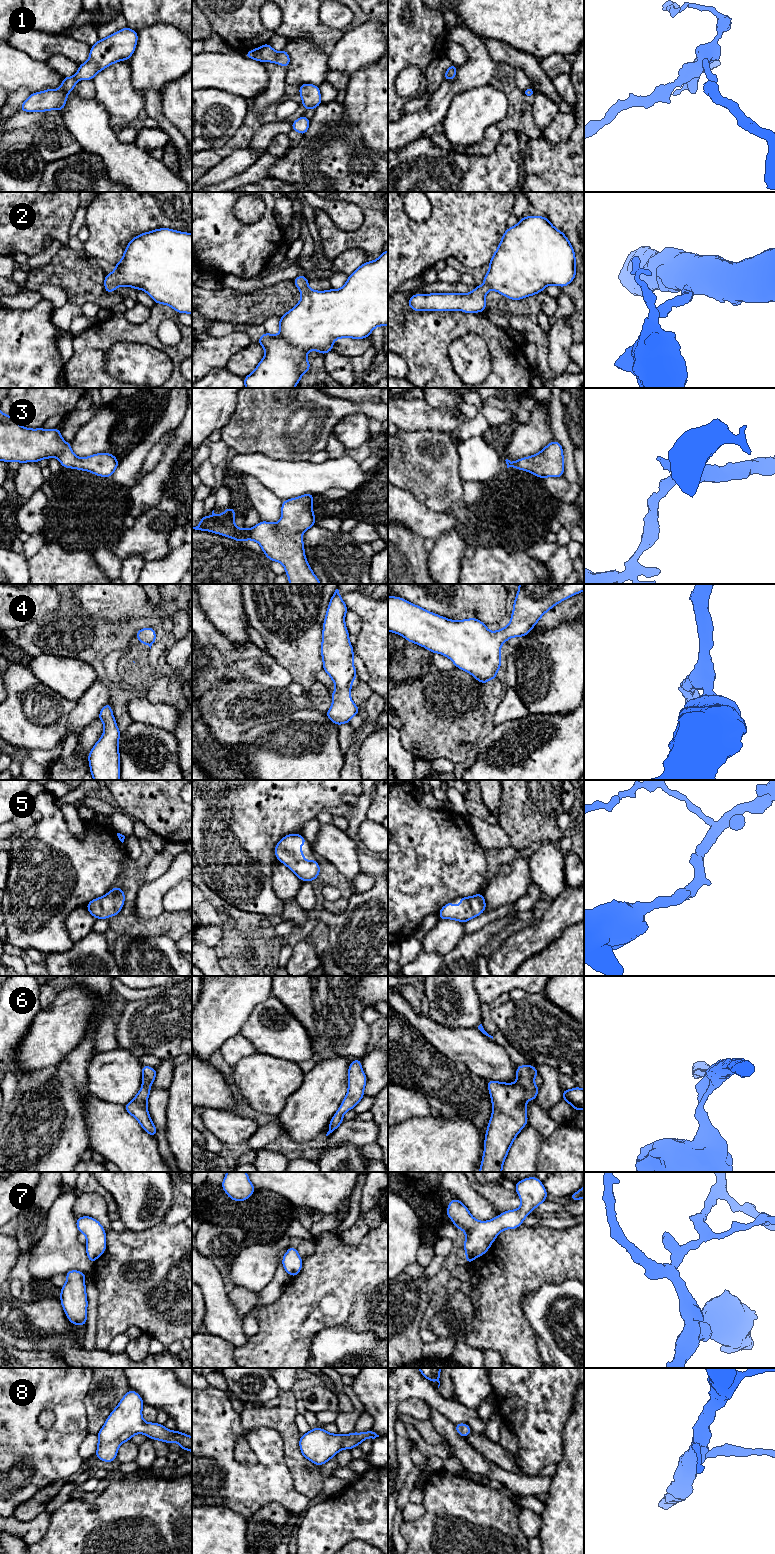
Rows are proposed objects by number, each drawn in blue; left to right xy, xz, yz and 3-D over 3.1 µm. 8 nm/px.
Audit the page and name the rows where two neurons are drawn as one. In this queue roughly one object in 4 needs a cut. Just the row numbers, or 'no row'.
no row

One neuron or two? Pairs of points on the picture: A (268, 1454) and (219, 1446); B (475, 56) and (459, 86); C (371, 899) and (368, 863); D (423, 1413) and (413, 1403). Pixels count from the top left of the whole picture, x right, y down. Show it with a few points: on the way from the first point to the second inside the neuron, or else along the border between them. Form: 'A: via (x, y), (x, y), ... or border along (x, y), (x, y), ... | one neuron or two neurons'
A: via (257, 1468), (255, 1470), (238, 1470), (228, 1460) | one neuron
B: via (475, 63), (475, 69), (465, 79) | one neuron
C: via (377, 890), (377, 872) | one neuron
D: via (421, 1411), (415, 1405) | one neuron

